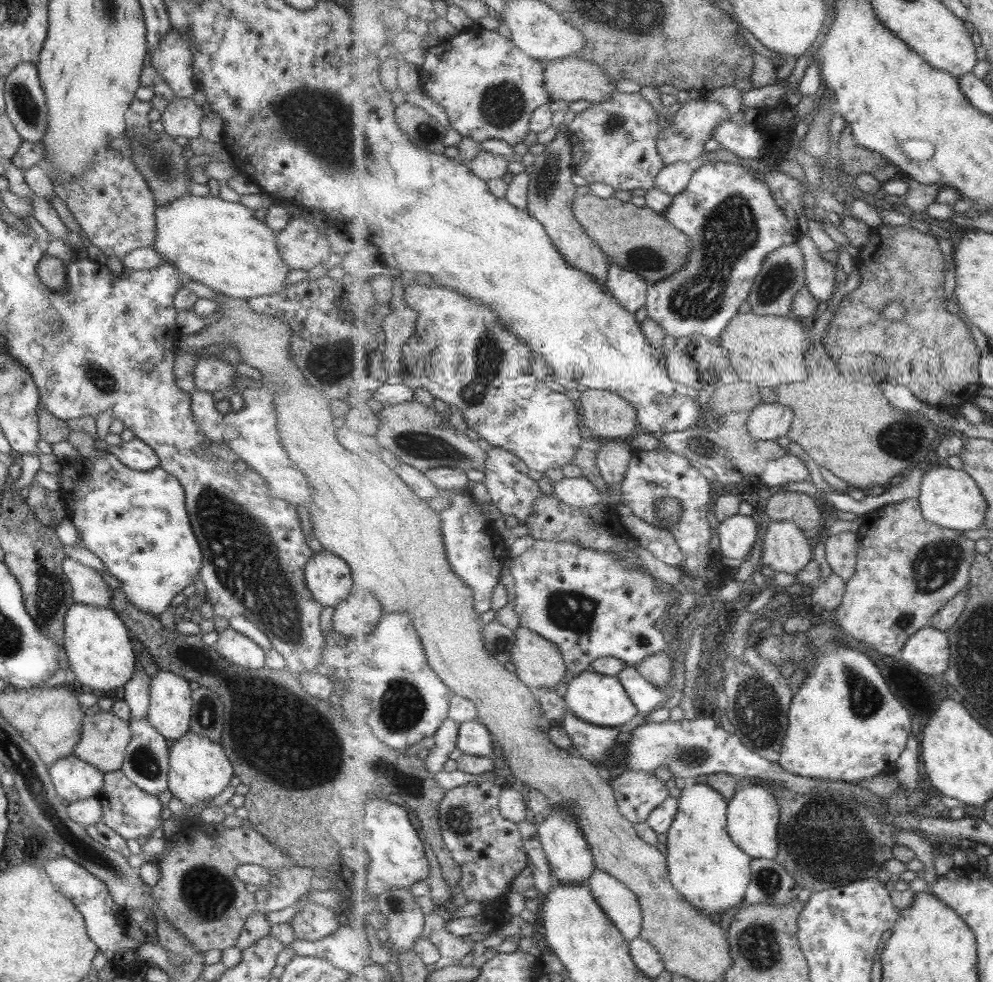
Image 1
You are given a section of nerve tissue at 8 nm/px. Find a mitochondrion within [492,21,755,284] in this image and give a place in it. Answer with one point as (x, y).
(645, 259)

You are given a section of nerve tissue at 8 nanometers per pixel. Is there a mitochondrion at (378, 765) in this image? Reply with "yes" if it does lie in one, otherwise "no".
yes

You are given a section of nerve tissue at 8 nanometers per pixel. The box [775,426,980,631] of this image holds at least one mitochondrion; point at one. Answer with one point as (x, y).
(935, 565)

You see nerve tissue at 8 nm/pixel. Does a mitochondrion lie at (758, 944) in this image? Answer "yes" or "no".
yes

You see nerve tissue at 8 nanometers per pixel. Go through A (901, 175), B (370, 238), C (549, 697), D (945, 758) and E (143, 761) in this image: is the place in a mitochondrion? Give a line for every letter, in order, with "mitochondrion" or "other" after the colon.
A: other
B: other
C: other
D: other
E: mitochondrion

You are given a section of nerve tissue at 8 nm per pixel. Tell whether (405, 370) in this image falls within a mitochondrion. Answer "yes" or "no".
no

